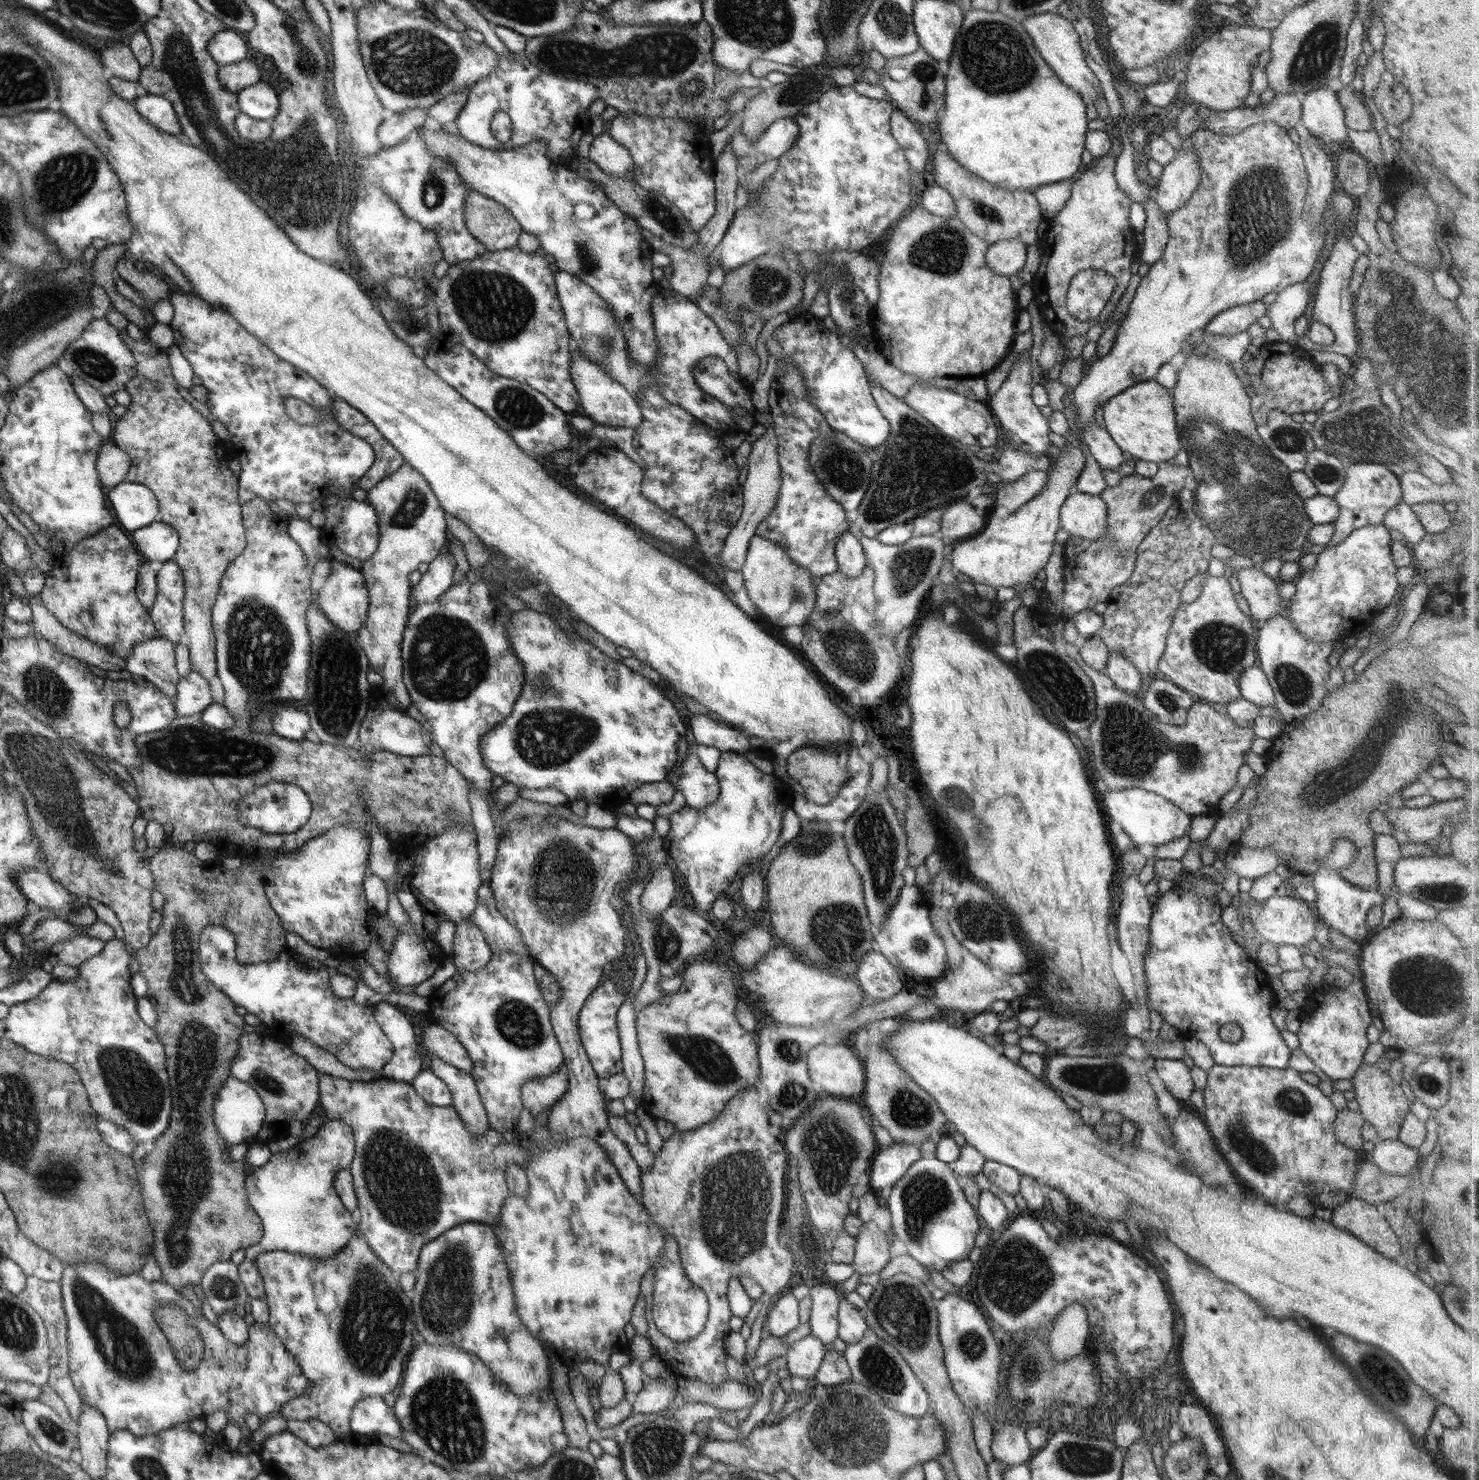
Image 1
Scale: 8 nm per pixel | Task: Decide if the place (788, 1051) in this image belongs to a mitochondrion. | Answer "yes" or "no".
yes

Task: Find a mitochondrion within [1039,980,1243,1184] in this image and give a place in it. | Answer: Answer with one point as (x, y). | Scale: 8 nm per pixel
(1112, 1079)

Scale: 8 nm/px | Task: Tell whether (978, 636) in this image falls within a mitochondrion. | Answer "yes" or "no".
no

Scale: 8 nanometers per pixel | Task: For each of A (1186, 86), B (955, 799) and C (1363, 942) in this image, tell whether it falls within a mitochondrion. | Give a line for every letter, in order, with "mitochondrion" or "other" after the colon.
A: other
B: mitochondrion
C: other

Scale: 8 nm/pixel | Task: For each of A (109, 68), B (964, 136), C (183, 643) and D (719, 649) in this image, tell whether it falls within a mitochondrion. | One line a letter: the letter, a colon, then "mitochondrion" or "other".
A: other
B: other
C: other
D: other

